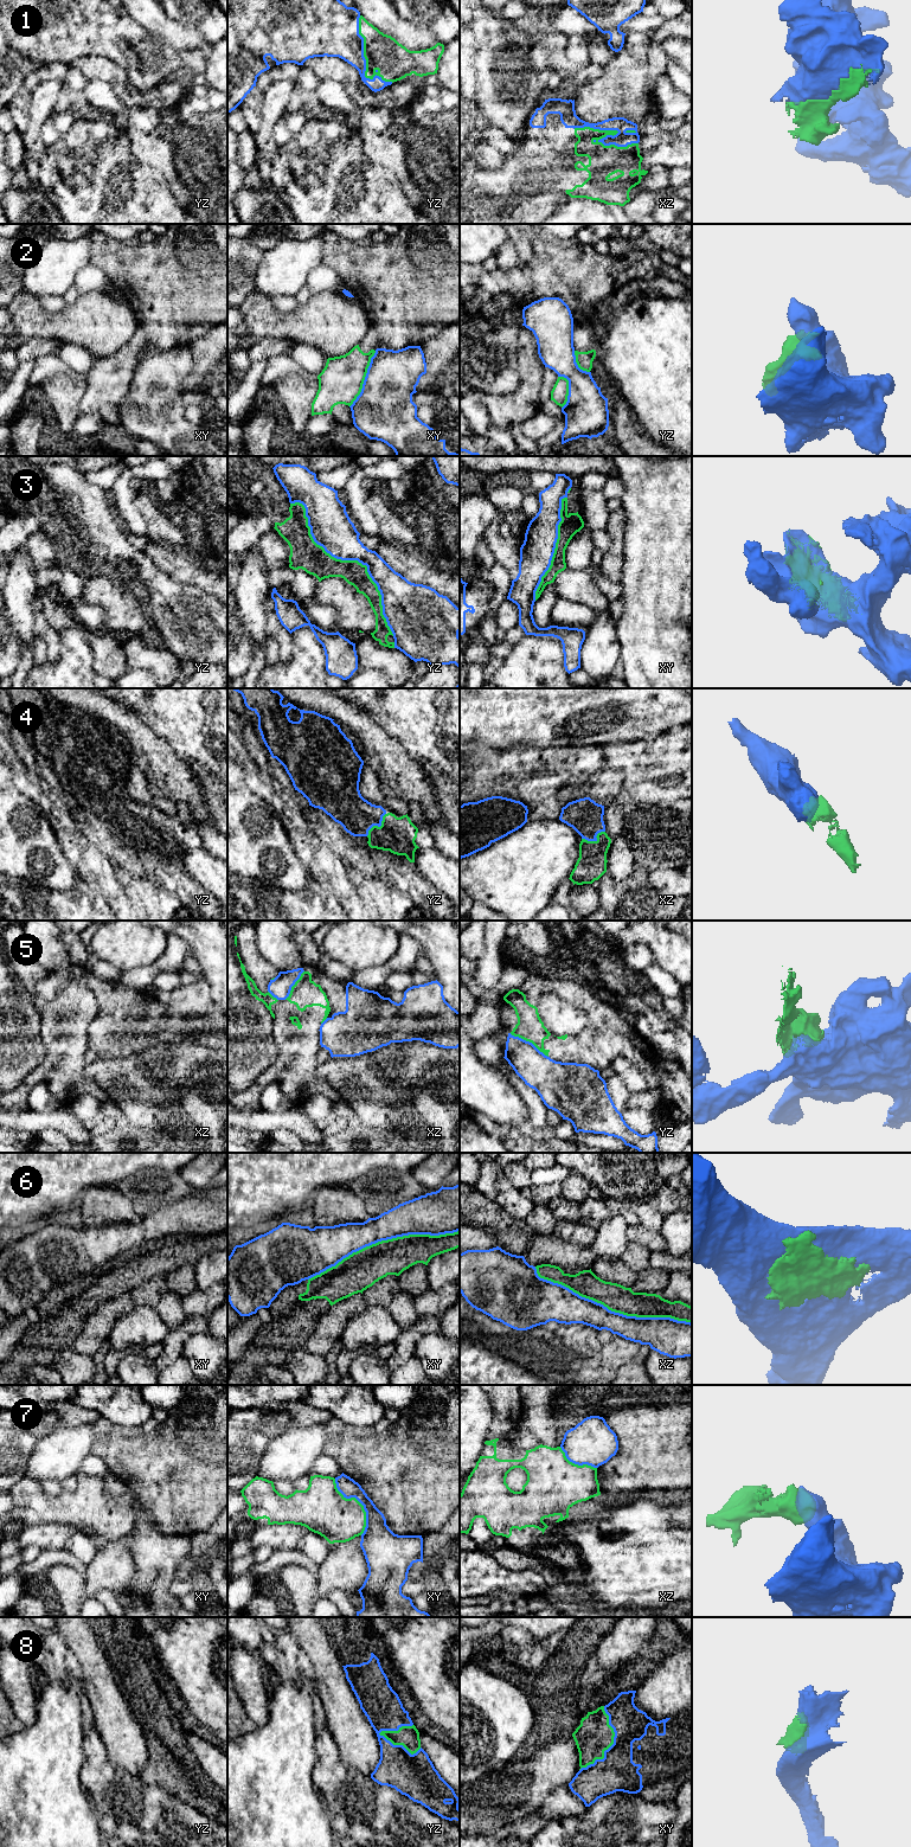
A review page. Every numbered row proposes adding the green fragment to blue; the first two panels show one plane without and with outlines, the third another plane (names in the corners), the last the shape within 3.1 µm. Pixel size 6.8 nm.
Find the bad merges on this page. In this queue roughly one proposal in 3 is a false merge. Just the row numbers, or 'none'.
2, 3, 5, 6, 7, 8

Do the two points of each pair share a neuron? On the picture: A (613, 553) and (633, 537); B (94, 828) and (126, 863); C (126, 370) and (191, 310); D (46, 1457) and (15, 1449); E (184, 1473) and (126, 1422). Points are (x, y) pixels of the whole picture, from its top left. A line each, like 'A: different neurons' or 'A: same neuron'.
A: different neurons
B: same neuron
C: same neuron
D: different neurons
E: different neurons

